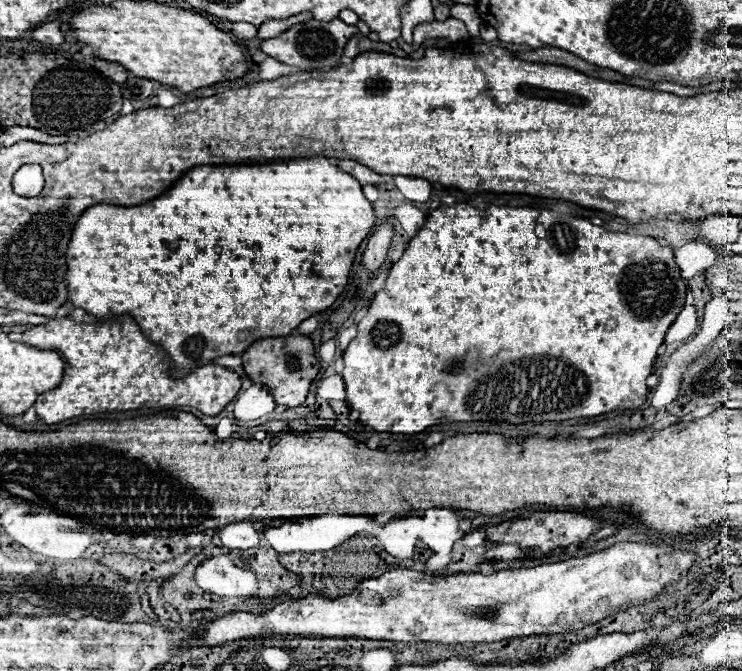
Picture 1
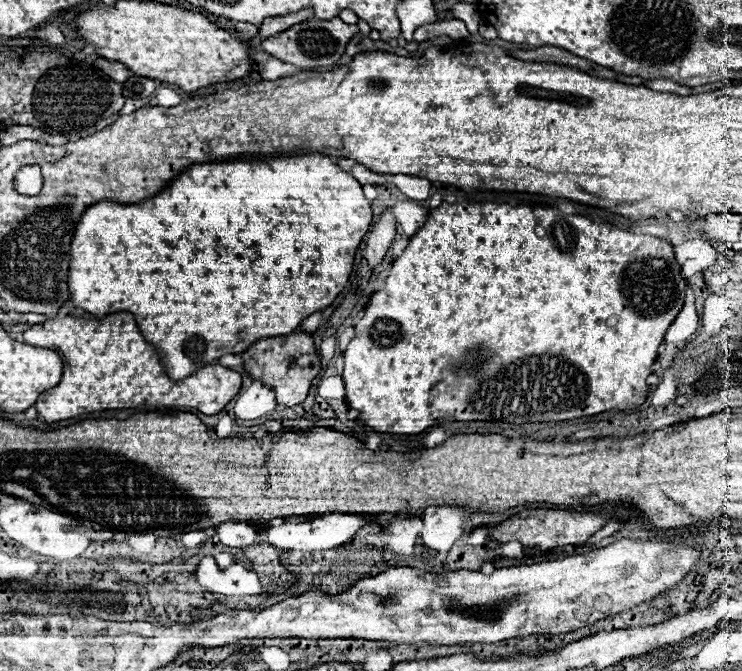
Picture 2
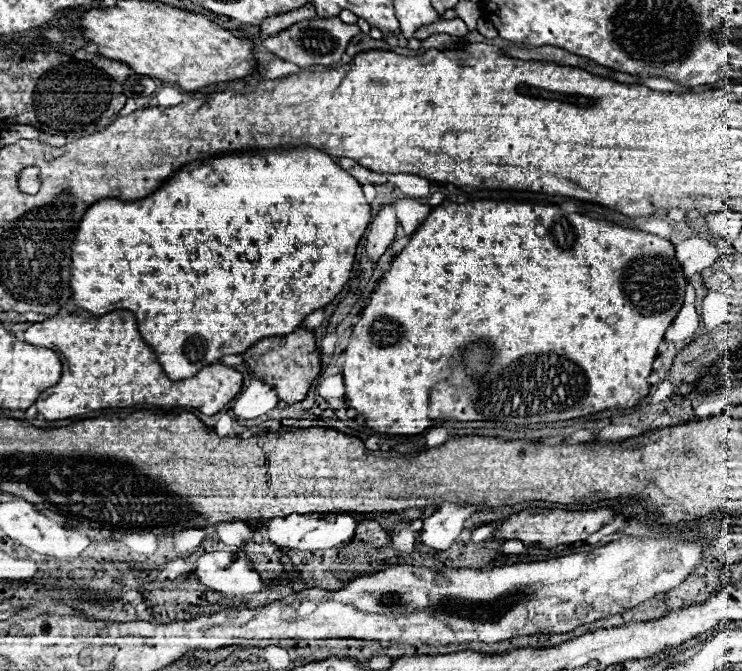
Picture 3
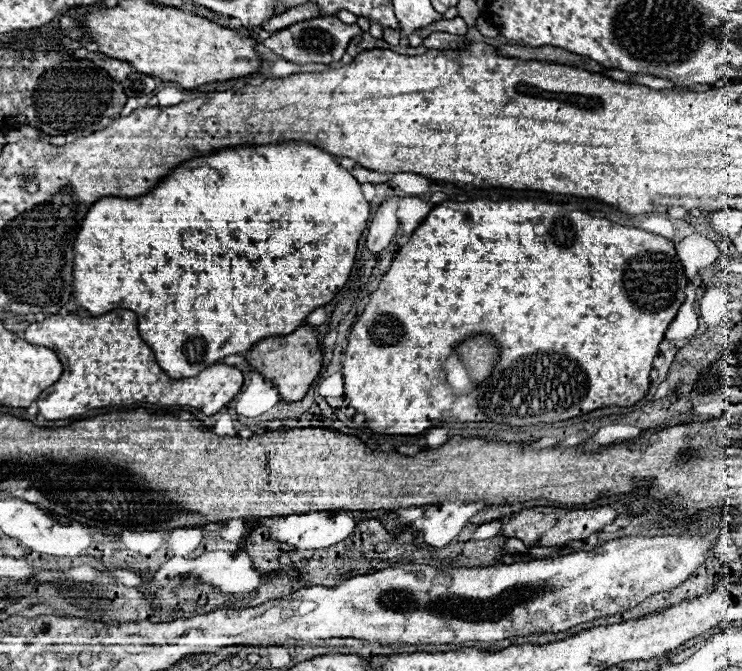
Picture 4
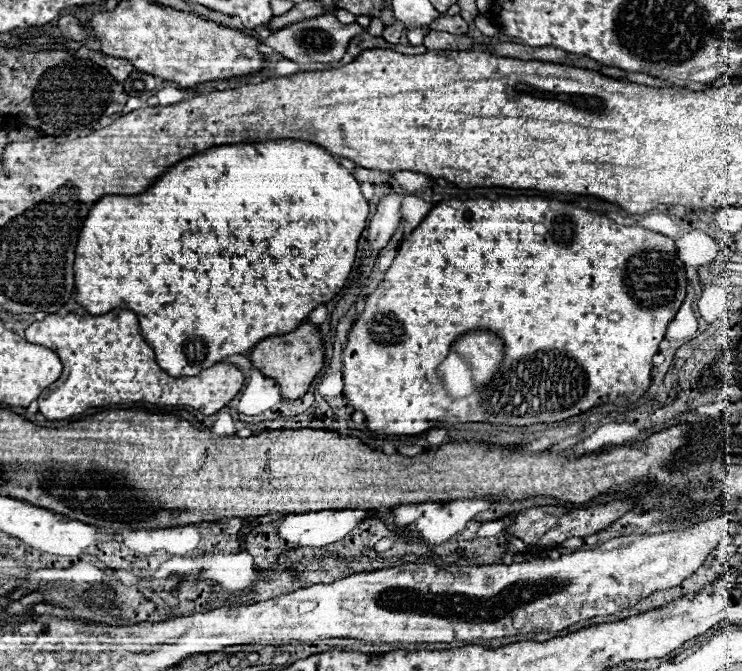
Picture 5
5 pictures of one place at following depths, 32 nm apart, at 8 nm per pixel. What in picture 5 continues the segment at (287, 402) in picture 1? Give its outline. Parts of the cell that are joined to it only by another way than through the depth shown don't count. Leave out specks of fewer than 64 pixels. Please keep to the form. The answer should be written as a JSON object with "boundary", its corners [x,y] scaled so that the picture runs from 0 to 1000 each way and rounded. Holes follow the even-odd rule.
{"boundary":[[[410,480],[388,498],[356,504],[337,522],[334,534],[340,537],[342,548],[348,548],[356,560],[372,566],[385,596],[402,596],[415,584],[418,569],[429,560],[429,554],[437,545],[437,510],[429,486]]]}

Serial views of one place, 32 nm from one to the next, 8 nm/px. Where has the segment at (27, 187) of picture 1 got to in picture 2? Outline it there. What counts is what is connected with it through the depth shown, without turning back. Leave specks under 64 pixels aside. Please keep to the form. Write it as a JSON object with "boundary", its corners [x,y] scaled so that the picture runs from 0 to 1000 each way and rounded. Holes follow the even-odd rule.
{"boundary":[[[35,247],[22,259],[22,283],[30,289],[51,289],[57,280],[57,262],[51,247]]]}

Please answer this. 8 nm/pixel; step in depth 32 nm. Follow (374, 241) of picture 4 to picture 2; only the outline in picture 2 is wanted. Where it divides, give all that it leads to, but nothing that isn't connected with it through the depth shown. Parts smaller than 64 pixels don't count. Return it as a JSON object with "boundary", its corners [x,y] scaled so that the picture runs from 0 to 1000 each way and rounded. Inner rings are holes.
{"boundary":[[[520,310],[512,325],[501,334],[496,352],[493,352],[493,376],[491,385],[496,387],[496,393],[501,399],[507,399],[512,393],[512,387],[518,385],[523,367],[528,364],[534,352],[534,325],[528,310]]]}

